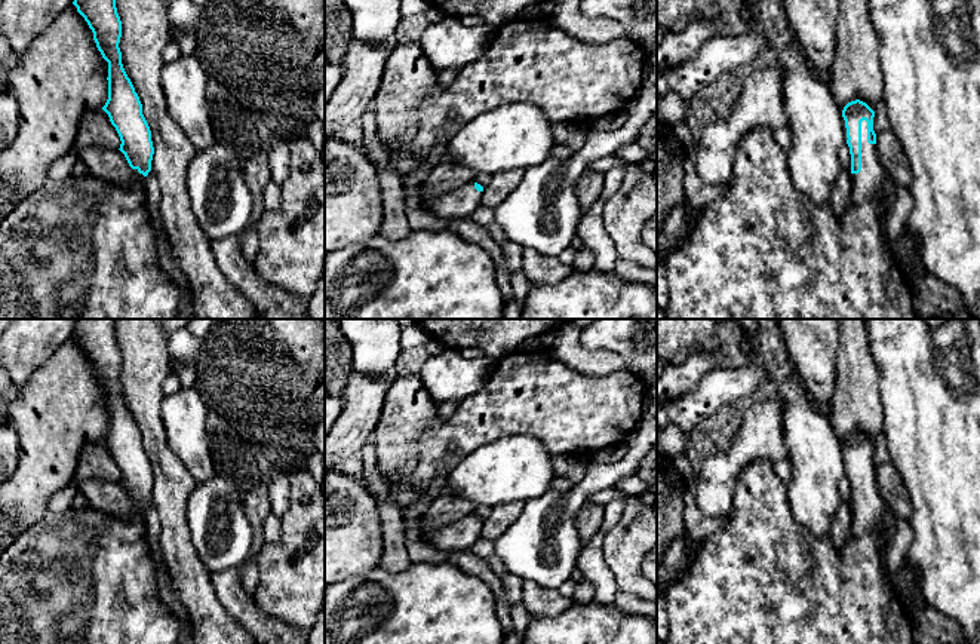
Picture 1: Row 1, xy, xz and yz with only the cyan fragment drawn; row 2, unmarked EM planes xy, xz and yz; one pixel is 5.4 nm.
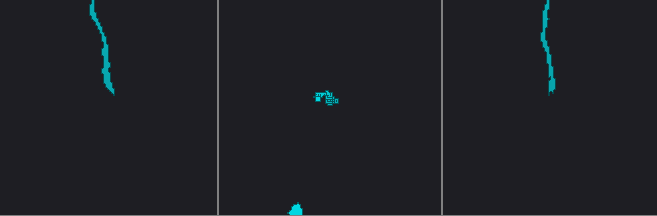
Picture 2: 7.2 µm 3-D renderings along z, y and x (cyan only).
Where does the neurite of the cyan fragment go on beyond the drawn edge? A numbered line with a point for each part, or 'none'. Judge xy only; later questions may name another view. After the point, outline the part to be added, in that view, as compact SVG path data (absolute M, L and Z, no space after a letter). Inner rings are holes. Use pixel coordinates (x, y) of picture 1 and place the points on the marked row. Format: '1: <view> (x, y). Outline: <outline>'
1: xy (80, 248). Outline: M132 169L128 184L110 184L92 175L46 183L0 223L0 319L176 319L178 289L159 266L154 230L145 206L145 177Z

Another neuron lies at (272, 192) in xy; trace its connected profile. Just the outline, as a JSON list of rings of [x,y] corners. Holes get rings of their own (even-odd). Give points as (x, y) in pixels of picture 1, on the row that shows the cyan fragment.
[[[270,181],[264,187],[264,205],[267,211],[274,211],[282,203],[282,185],[276,184],[274,181]]]

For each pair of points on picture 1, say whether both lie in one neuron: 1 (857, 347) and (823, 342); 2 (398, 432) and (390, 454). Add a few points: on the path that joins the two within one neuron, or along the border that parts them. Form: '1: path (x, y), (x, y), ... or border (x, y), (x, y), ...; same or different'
1: border (839, 334), (835, 358), (836, 380); different
2: path (396, 438), (396, 448); same

